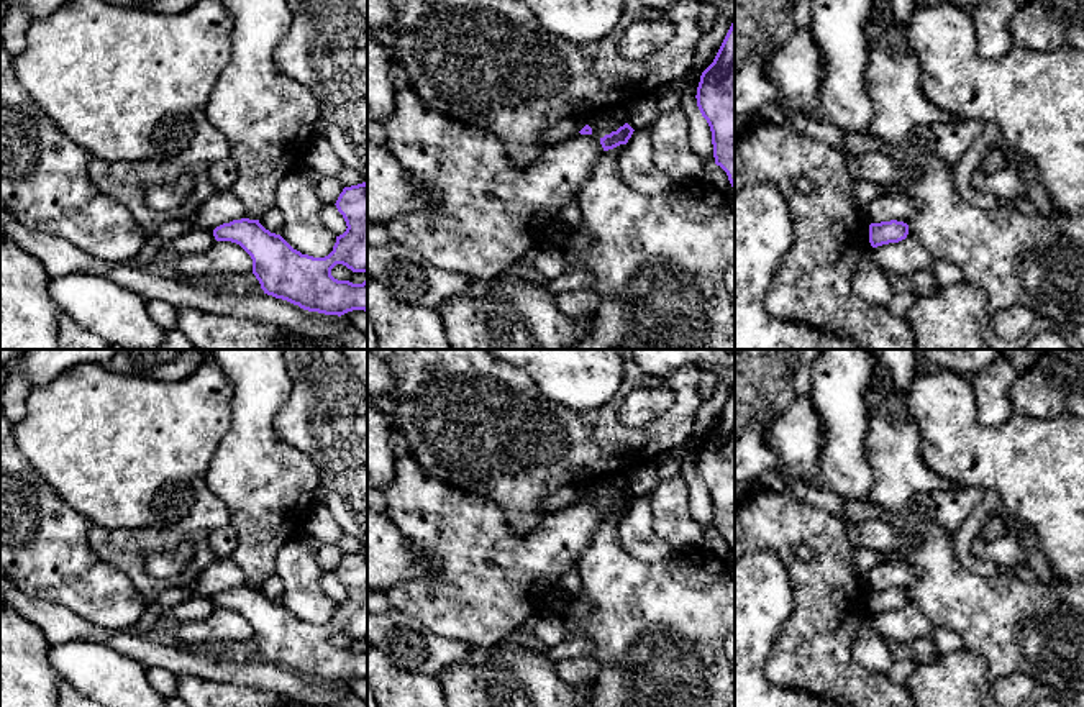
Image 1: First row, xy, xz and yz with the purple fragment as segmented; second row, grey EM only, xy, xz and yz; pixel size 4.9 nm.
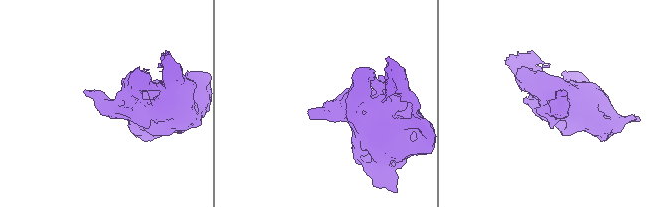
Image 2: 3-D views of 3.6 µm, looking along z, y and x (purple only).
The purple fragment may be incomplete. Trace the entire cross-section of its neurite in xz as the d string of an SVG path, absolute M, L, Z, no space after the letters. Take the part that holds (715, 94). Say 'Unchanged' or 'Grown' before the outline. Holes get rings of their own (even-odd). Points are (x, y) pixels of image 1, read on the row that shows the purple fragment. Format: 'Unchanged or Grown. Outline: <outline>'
Unchanged. Outline: M735 21L731 23L713 62L702 72L697 87L697 107L712 131L713 157L735 189Z

